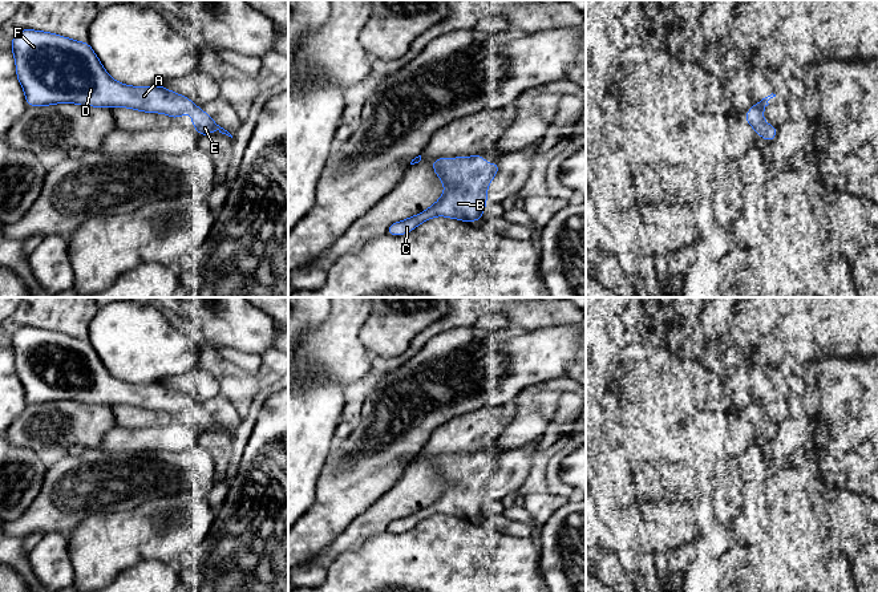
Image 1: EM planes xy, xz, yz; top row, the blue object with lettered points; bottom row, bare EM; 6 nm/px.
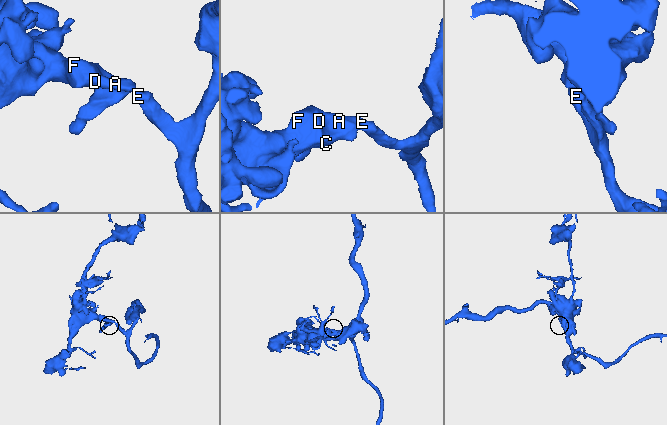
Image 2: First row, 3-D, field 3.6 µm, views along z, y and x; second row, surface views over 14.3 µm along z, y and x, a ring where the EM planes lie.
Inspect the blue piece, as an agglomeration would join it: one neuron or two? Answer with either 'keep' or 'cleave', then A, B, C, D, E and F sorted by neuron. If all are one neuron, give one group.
keep; A B C D E F

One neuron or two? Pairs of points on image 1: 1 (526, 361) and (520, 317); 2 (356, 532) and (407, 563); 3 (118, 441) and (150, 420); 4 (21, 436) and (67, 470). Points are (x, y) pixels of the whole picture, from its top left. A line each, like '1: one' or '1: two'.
1: two
2: two
3: two
4: two

